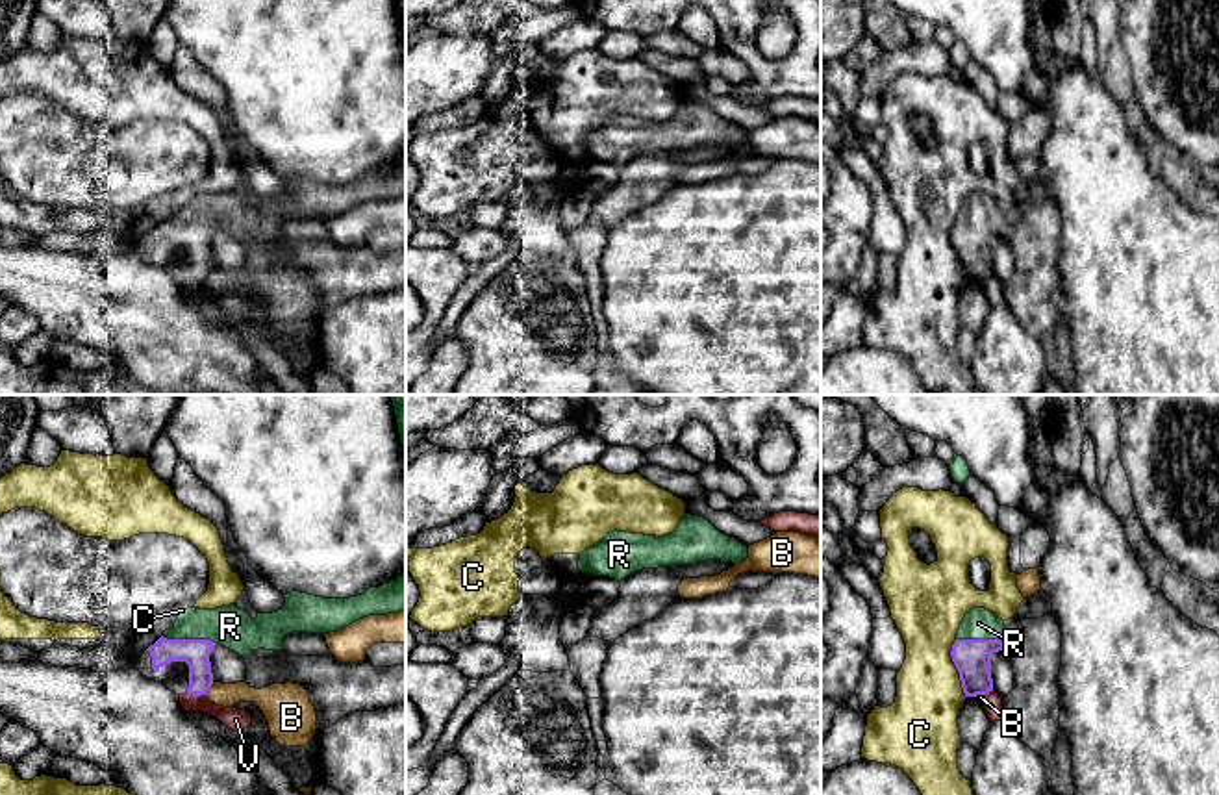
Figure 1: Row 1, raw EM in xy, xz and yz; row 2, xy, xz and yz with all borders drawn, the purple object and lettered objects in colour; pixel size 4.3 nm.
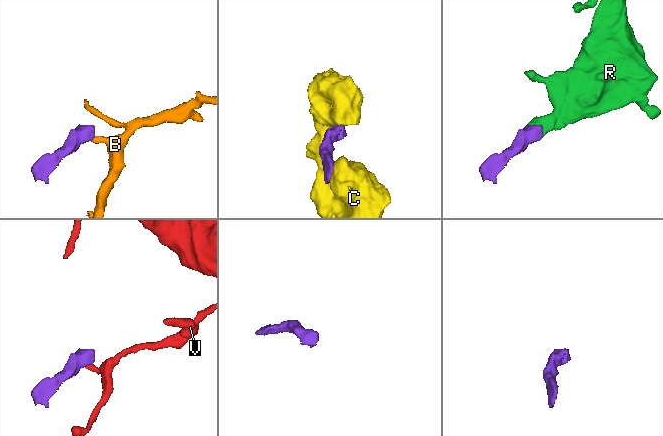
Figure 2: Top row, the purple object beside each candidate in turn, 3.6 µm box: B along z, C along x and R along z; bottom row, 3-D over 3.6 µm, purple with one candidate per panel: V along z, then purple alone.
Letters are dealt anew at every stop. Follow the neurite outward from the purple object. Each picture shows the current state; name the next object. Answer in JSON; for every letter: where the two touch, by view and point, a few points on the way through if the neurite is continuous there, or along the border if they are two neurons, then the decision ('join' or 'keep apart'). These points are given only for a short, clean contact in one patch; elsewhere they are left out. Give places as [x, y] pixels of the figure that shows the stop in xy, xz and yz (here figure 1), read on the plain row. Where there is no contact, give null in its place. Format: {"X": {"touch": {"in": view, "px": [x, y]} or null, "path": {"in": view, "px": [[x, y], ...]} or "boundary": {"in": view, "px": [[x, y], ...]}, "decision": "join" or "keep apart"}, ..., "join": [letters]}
{"B": {"touch": {"in": "xy", "px": [210, 271]}, "boundary": {"in": "xy", "px": [[213, 267], [206, 278]]}, "decision": "keep apart"}, "C": {"touch": {"in": "yz", "px": [956, 252]}, "decision": "keep apart"}, "R": {"touch": {"in": "xy", "px": [189, 225]}, "path": {"in": "xy", "px": [[195, 238], [189, 225], [208, 212], [230, 212]]}, "decision": "join"}, "V": {"touch": {"in": "xy", "px": [197, 280]}, "boundary": {"in": "xy", "px": [[186, 278], [206, 280]]}, "decision": "keep apart"}, "join": ["R"]}

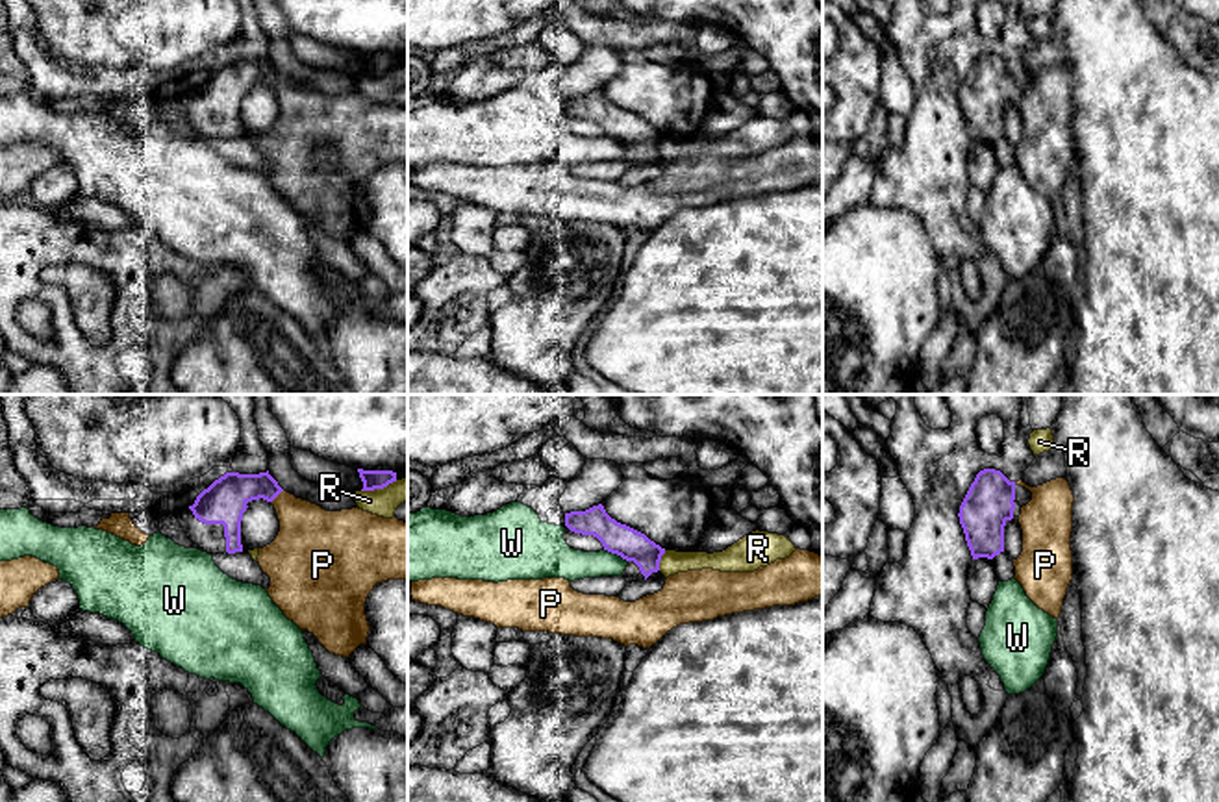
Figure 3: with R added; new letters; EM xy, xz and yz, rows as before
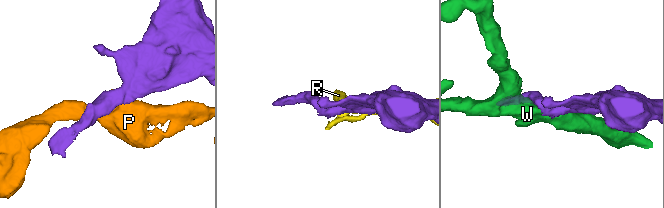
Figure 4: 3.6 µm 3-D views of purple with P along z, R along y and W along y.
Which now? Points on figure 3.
{"P": {"touch": {"in": "xy", "px": [276, 80]}, "boundary": {"in": "xy", "px": [[282, 75], [271, 87]]}, "decision": "keep apart"}, "R": {"touch": {"in": "xz", "px": [660, 145]}, "decision": "keep apart"}, "W": {"touch": {"in": "xz", "px": [615, 137]}, "decision": "keep apart"}, "join": []}

